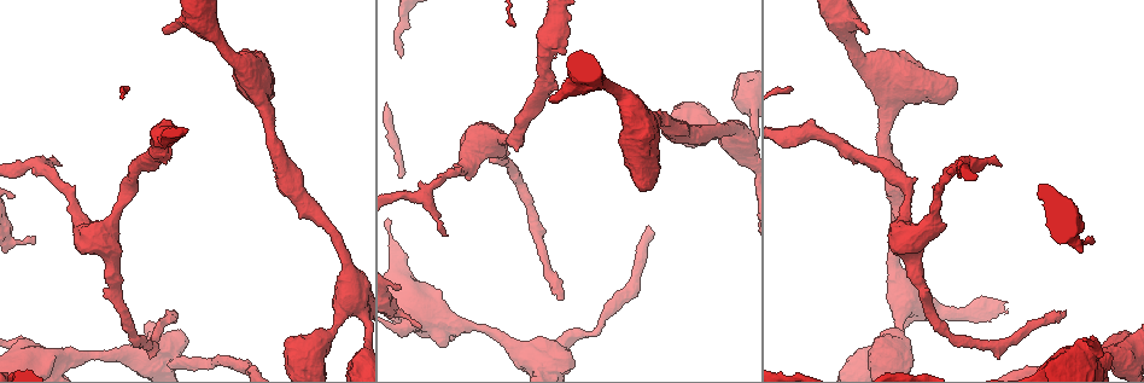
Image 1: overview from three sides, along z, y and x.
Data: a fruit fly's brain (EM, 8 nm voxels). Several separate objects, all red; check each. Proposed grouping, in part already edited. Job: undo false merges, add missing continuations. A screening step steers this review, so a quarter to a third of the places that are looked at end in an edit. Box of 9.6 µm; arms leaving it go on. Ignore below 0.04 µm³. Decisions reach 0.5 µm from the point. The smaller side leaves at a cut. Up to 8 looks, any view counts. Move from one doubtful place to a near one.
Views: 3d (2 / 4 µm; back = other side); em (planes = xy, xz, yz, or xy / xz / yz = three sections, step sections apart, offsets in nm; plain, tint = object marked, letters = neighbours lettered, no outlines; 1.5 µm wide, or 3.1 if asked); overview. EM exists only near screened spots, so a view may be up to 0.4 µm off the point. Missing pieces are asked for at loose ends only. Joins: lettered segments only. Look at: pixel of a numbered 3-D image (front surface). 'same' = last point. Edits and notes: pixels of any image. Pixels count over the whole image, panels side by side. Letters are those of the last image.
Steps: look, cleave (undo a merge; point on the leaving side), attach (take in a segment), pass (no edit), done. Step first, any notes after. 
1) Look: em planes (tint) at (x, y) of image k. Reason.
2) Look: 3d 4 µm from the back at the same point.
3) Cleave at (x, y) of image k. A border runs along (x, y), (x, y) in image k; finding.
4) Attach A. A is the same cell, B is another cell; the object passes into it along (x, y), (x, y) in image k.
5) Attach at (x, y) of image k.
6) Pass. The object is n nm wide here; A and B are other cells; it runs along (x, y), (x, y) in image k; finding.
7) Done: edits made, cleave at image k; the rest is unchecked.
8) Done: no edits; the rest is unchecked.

Look: 3d 4 µm at (561, 342) of image 1. Thick turns thin.

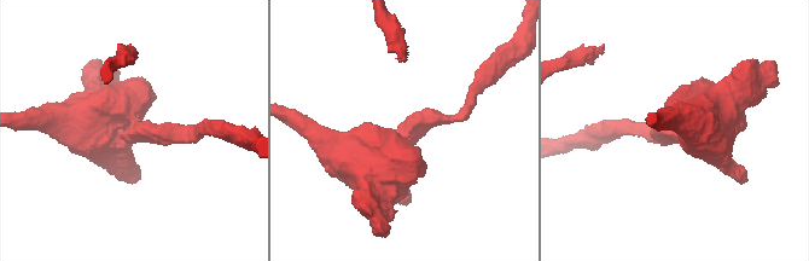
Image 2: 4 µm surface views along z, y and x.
Look: em xy step 8 (plain) at (404, 135) of image 2. The arms are 200, 800 nm wide.

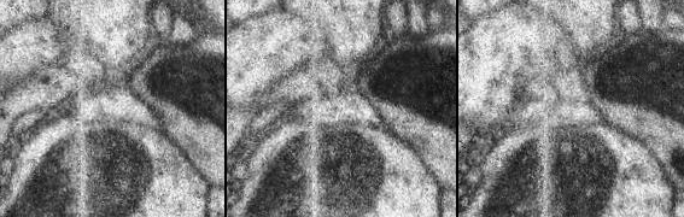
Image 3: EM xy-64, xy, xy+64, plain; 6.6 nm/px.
Look: em xy step 8 (letters) at the same point. What lies round it.

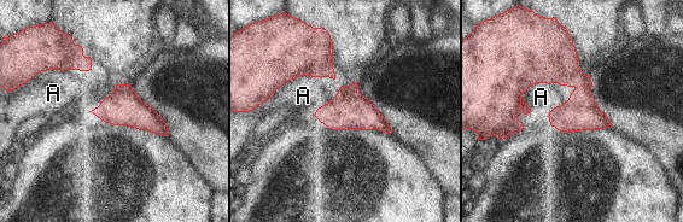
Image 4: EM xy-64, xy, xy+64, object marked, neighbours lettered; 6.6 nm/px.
Pass. The object is 240 nm wide here; the longest contact is with A, 340 nm; A is another cell; continuous, no second cell.

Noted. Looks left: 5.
Look: 3d 4 µm at (1092, 239) of image 1. Branch stops here.

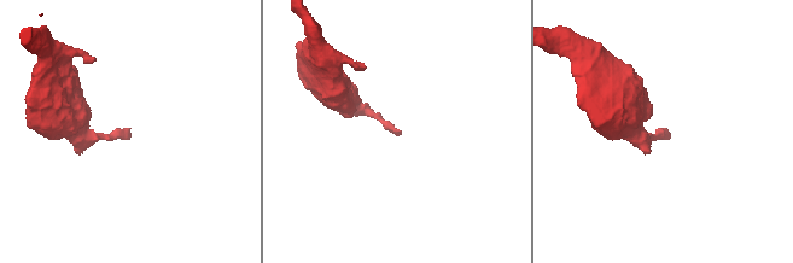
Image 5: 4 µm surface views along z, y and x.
Look: em xz step 8 (tint) at (399, 131) of image 5. Now the EM.

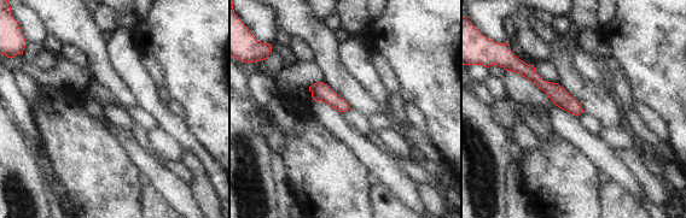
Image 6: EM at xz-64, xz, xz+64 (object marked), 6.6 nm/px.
Look: em xz step 8 (letters) at the same point. See the neighbours.

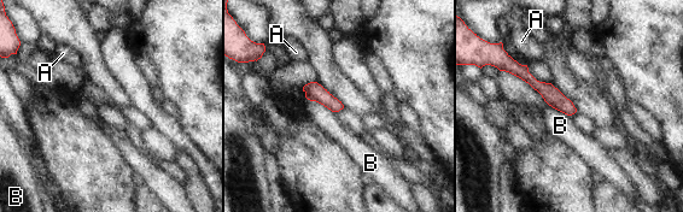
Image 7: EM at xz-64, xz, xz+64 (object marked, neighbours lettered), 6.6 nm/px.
Pass. A and B are other cells; it runs along (513, 64), (572, 110) in image 7; none of them fits.

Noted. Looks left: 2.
Look: 3d 4 µm at (163, 33) of image 1.

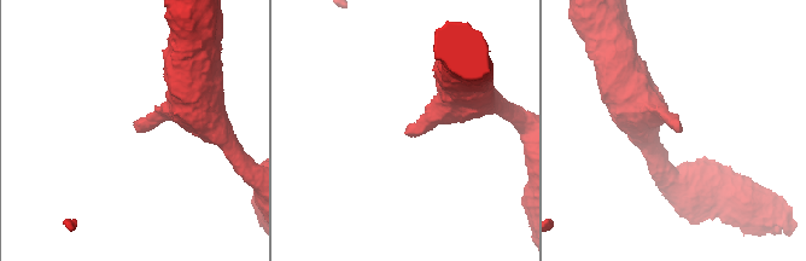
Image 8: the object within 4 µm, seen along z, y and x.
Look: em planes (letters) at (405, 133) of image 8.

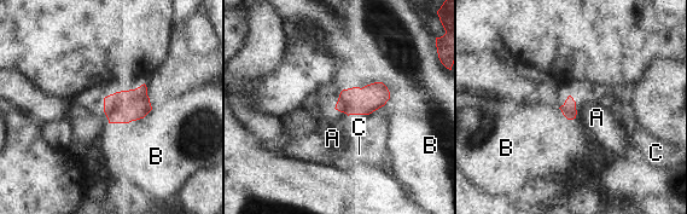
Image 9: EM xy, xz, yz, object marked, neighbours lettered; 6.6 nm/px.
Attach A. A is the same cell, B and C are other cells; the object passes into it along (569, 110), (576, 110), (597, 117) in image 9; it goes on there.

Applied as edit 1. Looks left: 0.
Done: edits made, attach at image 9; the rest is unchecked.

